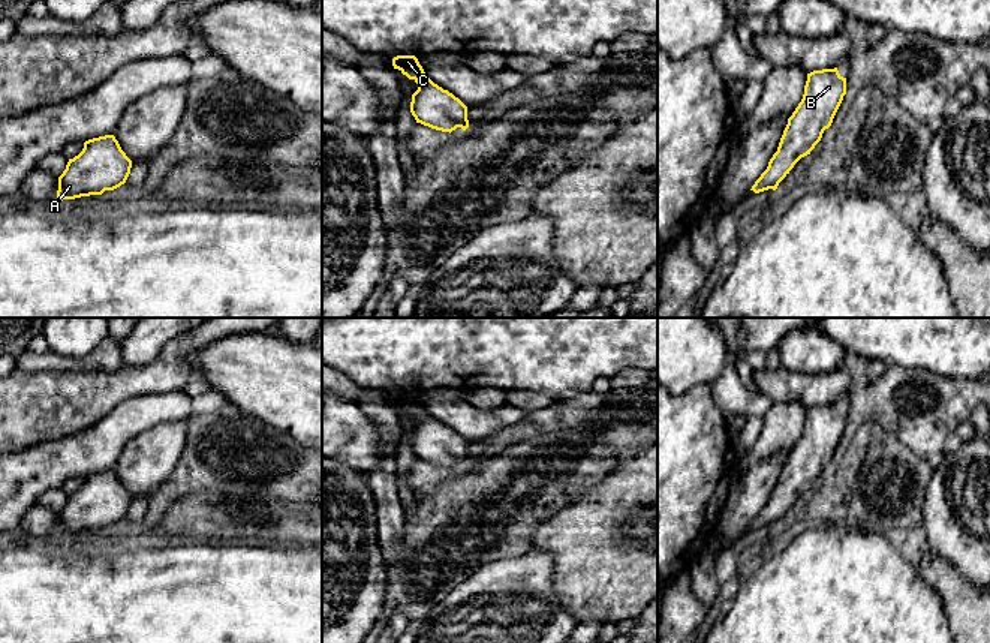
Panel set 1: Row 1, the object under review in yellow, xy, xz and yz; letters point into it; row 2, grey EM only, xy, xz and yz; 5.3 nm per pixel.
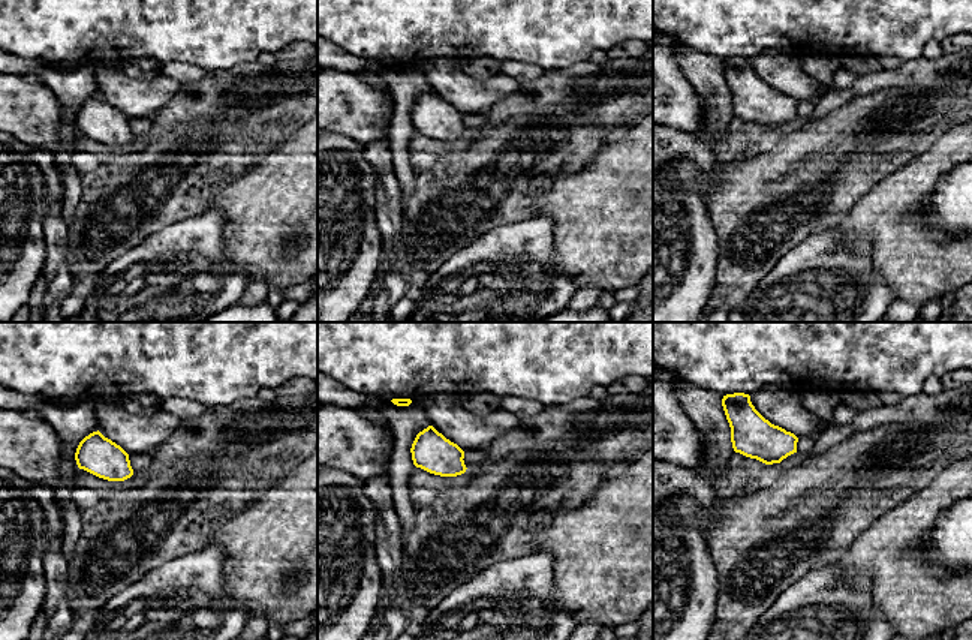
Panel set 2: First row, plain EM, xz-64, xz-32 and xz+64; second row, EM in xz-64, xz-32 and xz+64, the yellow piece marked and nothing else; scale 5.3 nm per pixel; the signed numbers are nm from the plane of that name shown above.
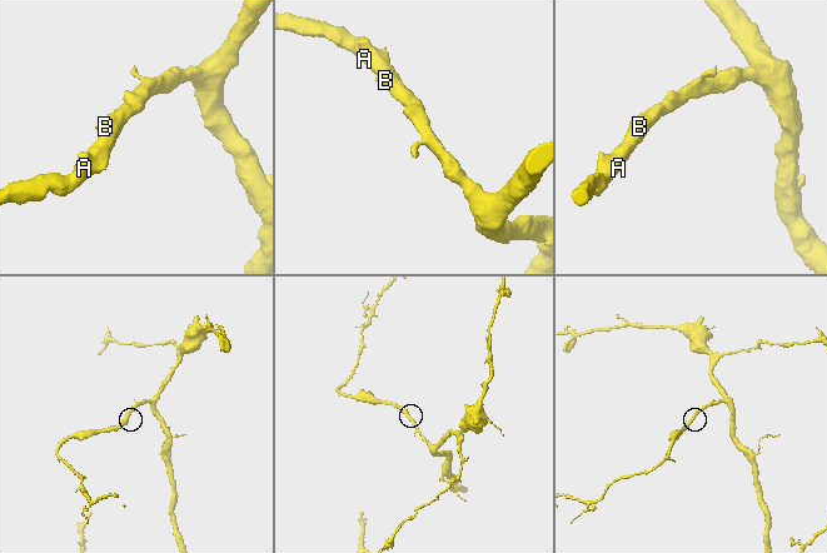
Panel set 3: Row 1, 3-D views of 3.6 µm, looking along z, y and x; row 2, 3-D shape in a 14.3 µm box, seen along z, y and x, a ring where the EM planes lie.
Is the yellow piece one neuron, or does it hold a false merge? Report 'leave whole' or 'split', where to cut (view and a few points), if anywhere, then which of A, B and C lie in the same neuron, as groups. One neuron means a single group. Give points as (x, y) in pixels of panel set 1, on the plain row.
leave whole; cut none; groups A B C

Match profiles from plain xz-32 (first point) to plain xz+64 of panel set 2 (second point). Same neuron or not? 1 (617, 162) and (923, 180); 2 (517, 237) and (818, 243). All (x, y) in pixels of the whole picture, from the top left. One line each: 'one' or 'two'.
1: one
2: one

